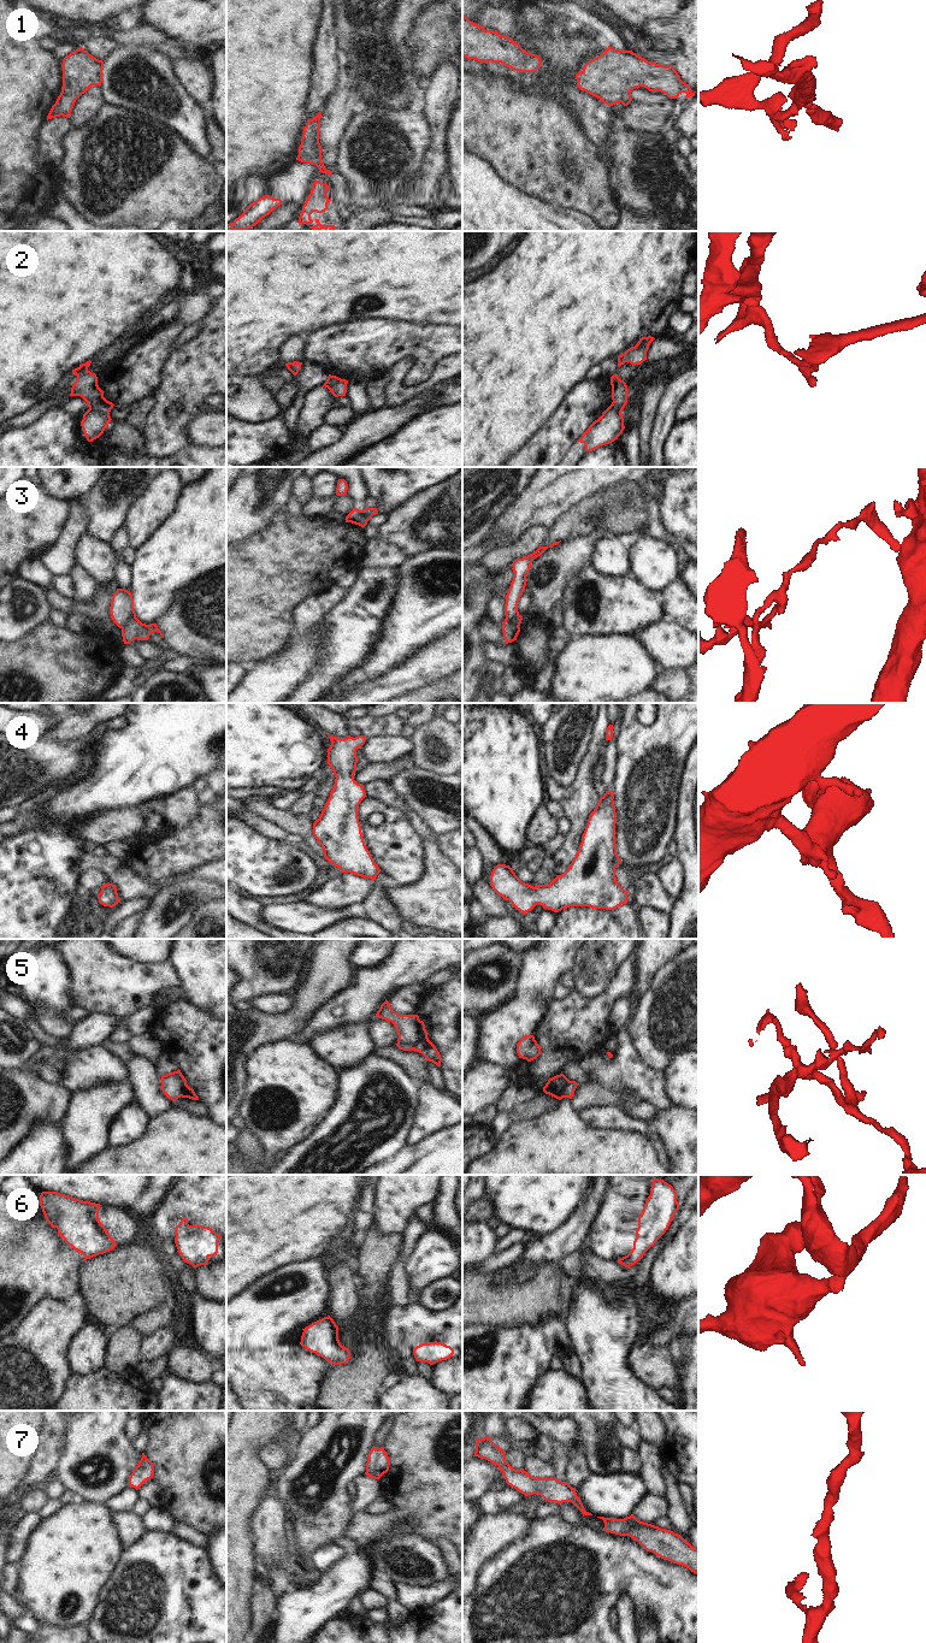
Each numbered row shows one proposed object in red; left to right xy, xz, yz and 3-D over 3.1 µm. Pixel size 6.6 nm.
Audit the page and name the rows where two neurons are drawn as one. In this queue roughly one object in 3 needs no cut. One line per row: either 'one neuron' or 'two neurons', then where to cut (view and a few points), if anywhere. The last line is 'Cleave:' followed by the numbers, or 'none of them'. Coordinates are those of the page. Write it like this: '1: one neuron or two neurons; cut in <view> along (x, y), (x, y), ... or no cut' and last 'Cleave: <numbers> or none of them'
1: two neurons; cut in xz along (299, 154), (306, 158), (316, 158), (319, 161)
2: two neurons; cut in xy along (89, 407), (110, 418)
3: two neurons; cut in xy along (135, 616), (122, 628)
4: one neuron; no cut
5: two neurons; cut in xz along (419, 1020), (419, 1039), (413, 1048)
6: one neuron; no cut
7: one neuron; no cut
Cleave: 1, 2, 3, 5

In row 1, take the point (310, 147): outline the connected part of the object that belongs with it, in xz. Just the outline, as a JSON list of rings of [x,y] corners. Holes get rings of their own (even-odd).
[[[318,113],[313,119],[309,119],[303,128],[299,155],[318,159],[319,162],[315,166],[319,169],[319,172],[331,175],[332,171],[326,170],[322,161],[322,146],[319,143],[320,118],[322,113]]]

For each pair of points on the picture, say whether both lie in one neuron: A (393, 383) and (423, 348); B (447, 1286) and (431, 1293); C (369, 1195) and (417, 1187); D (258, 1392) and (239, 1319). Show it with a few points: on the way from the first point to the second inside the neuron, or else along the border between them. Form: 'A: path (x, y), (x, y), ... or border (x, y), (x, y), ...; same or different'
A: border (414, 361), (405, 356), (396, 360), (387, 370); different
B: path (443, 1289), (440, 1293), (435, 1293); same
C: border (375, 1187), (373, 1223); different
D: border (239, 1351), (242, 1352); different

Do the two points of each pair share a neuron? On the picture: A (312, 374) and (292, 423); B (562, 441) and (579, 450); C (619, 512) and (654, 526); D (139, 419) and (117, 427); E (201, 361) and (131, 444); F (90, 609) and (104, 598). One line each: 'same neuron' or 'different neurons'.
A: same neuron
B: different neurons
C: different neurons
D: different neurons
E: different neurons
F: same neuron

